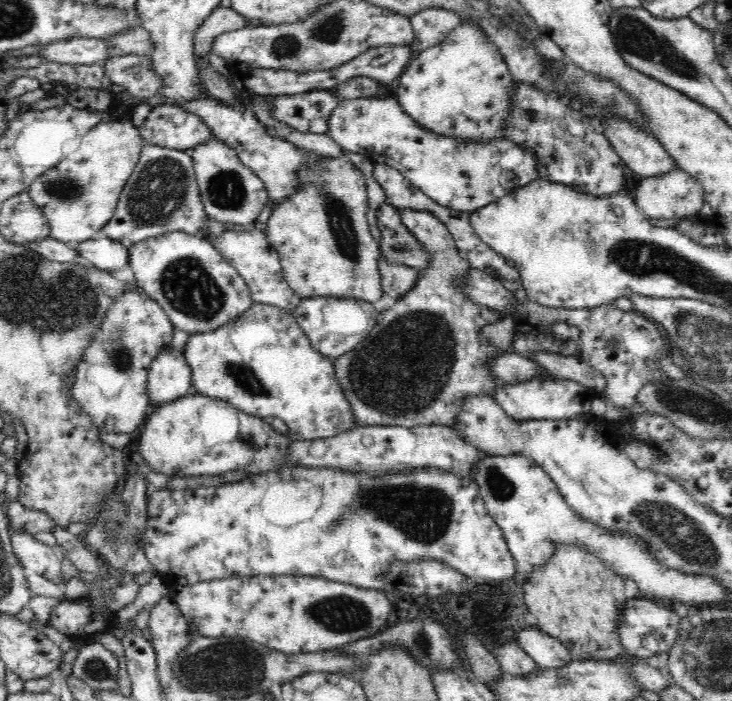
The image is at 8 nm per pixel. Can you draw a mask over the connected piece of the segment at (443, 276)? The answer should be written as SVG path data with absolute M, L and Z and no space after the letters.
M412 207L402 209L400 213L407 230L418 239L422 247L430 251L428 268L418 270L418 282L414 284L414 289L396 301L394 306L380 312L370 334L352 350L336 358L333 367L357 424L406 428L444 425L453 428L466 395L486 393L493 397L497 388L503 384L489 373L487 364L506 350L498 350L489 340L484 340L479 335L479 330L485 324L495 323L502 316L487 306L466 299L461 278L470 268L470 264L459 255L455 240L443 221L430 211Z

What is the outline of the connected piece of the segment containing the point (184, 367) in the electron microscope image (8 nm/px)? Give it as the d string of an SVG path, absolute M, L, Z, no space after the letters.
M172 347L163 348L148 371L147 391L150 411L161 404L193 391L192 371L184 353Z

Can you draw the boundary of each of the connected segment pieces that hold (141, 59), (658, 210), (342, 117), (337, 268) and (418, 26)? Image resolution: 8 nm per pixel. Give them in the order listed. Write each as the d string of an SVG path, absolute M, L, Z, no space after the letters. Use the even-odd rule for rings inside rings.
M148 55L111 56L102 65L112 85L124 86L130 95L142 102L158 95L162 88L162 79L152 69L152 59Z
M678 167L674 172L643 179L636 190L634 202L648 219L671 220L698 215L704 206L705 197L702 184Z
M386 93L384 96L379 95L376 97L368 97L368 98L354 98L352 100L340 100L338 106L334 108L332 114L329 116L327 120L328 132L327 134L332 137L332 140L336 144L339 144L344 151L348 151L351 153L359 153L361 155L368 156L368 158L372 158L374 160L374 164L384 164L389 165L391 168L398 170L415 188L418 188L423 194L430 197L434 202L440 204L440 206L448 207L457 211L473 213L476 212L479 208L482 208L484 205L490 204L502 196L508 195L510 192L514 192L517 188L527 186L531 184L534 180L541 179L541 176L537 170L537 161L536 156L532 154L532 152L527 152L520 145L516 144L512 139L504 138L497 141L464 141L462 139L454 139L452 135L439 135L434 131L430 131L430 129L424 128L422 125L419 125L410 115L407 115L406 112L402 110L402 105L398 103L398 99L391 93ZM508 168L510 170L510 184L512 184L512 180L514 180L514 186L512 186L512 190L506 190L502 184L500 184L500 176L502 176L502 172Z
M312 152L312 157L318 159L320 164L312 166L312 168L304 168L298 172L298 190L296 194L286 197L281 203L275 204L271 208L270 219L268 220L268 228L265 231L267 239L271 246L273 246L280 255L283 273L290 289L301 299L304 298L318 298L318 297L336 297L336 298L350 298L356 300L364 300L372 303L380 300L383 296L383 287L381 285L382 277L378 270L379 260L379 243L372 237L368 225L368 190L365 182L364 174L356 166L354 166L346 157L330 157L318 156Z
M432 7L416 12L410 17L414 29L414 55L442 42L460 23L460 15L440 7Z

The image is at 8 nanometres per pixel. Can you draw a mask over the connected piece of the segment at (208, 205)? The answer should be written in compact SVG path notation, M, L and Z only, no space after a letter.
M212 135L210 140L192 147L186 152L190 154L194 162L194 171L196 172L201 201L208 218L222 224L253 225L258 219L262 208L264 208L269 195L263 181L250 168L242 164L234 149Z

